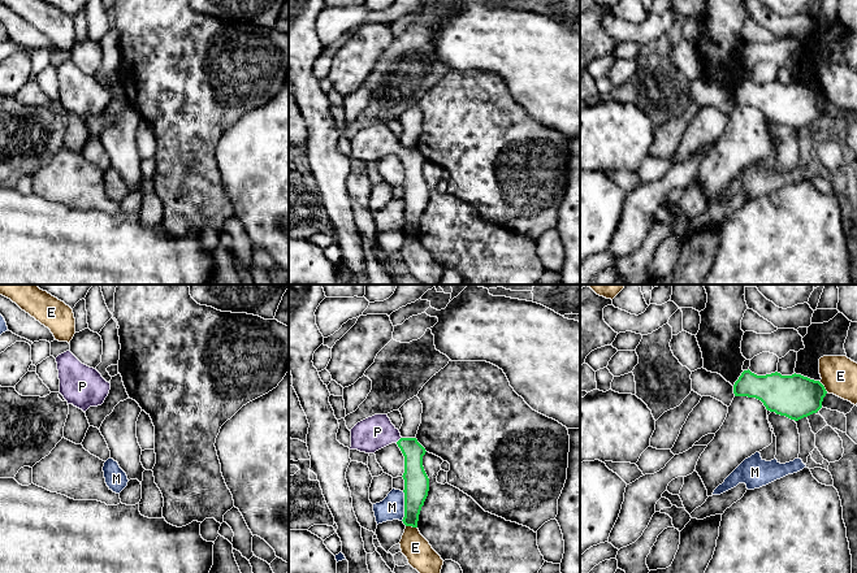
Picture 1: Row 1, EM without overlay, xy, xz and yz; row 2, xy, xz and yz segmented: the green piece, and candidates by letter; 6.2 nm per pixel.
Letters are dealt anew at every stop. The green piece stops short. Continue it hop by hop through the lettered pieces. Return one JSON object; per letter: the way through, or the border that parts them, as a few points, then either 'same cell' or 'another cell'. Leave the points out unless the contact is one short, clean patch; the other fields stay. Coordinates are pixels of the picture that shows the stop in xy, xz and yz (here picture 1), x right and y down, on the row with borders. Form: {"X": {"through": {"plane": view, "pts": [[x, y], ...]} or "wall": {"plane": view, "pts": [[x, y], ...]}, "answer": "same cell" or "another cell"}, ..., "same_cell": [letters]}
{"E": {"wall": {"plane": "xz", "pts": [[406, 525], [416, 528]]}, "answer": "another cell"}, "M": {"wall": {"plane": "xz", "pts": [[403, 491], [403, 517], [401, 520]]}, "answer": "another cell"}, "P": {"through": {"plane": "xz", "pts": [[414, 476], [414, 454], [399, 439], [377, 432]]}, "answer": "same cell"}, "same_cell": ["P"]}

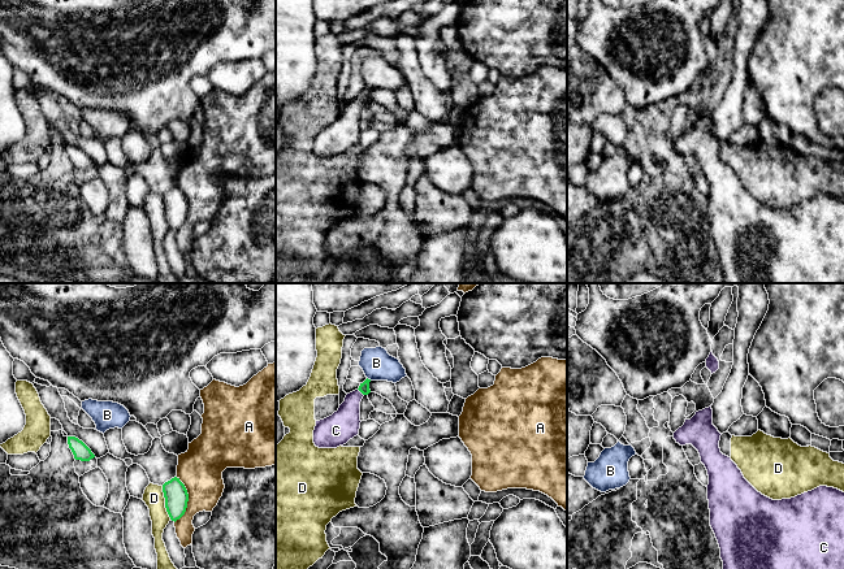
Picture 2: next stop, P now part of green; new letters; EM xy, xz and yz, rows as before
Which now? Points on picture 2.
{"A": {"answer": "another cell"}, "B": {"wall": {"plane": "xz", "pts": [[367, 377], [371, 379]]}, "answer": "another cell"}, "C": {"through": {"plane": "xz", "pts": [[364, 387], [360, 391], [353, 399], [342, 425]]}, "answer": "same cell"}, "D": {"wall": {"plane": "xy", "pts": [[161, 486], [165, 511], [171, 518]]}, "answer": "another cell"}, "same_cell": ["C"]}

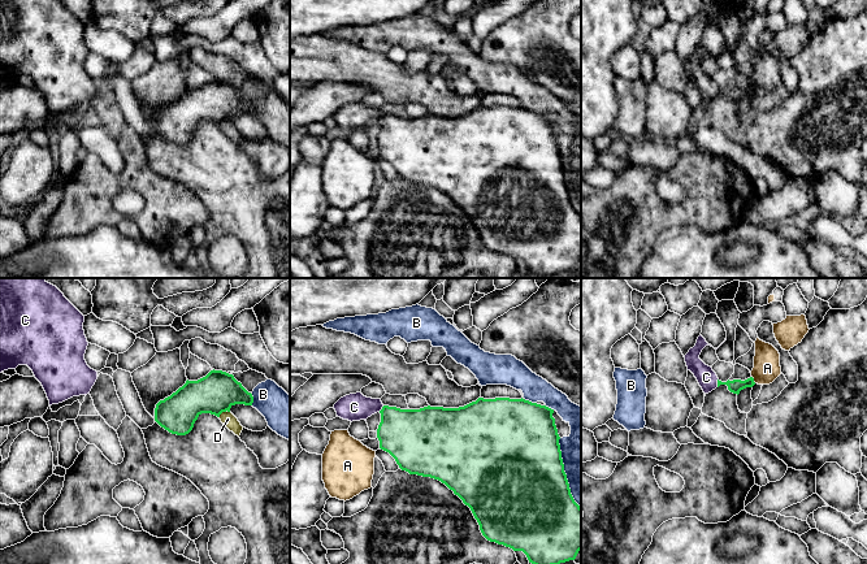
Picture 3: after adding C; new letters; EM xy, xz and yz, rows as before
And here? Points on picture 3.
{"A": {"wall": {"plane": "yz", "pts": [[751, 376], [755, 382]]}, "answer": "another cell"}, "B": {"answer": "another cell"}, "C": {"through": {"plane": "yz", "pts": [[735, 386], [728, 382], [718, 382], [711, 382], [706, 377]]}, "answer": "same cell"}, "D": {"answer": "another cell"}, "same_cell": ["C"]}

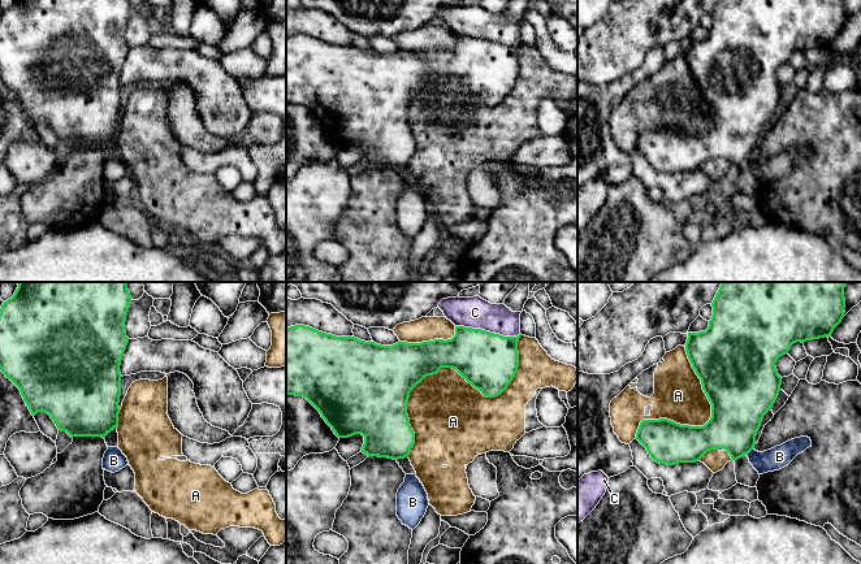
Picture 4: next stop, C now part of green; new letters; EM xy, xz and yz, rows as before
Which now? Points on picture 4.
{"A": {"answer": "another cell"}, "B": {"answer": "same cell"}, "C": {"answer": "another cell"}, "same_cell": ["B"]}

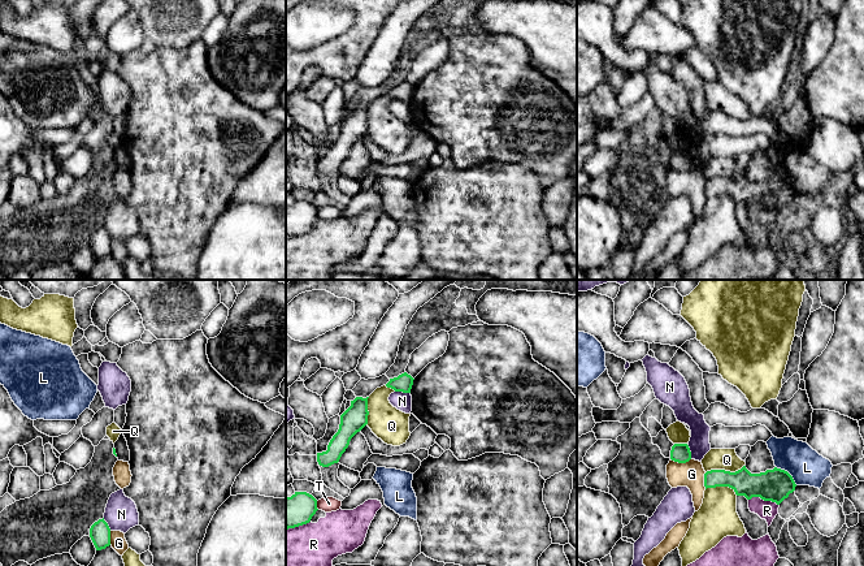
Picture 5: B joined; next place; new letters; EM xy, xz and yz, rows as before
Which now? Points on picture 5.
{"G": {"answer": "another cell"}, "L": {"wall": {"plane": "yz", "pts": [[776, 466], [785, 470], [797, 484]]}, "answer": "another cell"}, "N": {"answer": "another cell"}, "Q": {"answer": "another cell"}, "R": {"answer": "another cell"}, "T": {"answer": "another cell"}, "same_cell": []}

